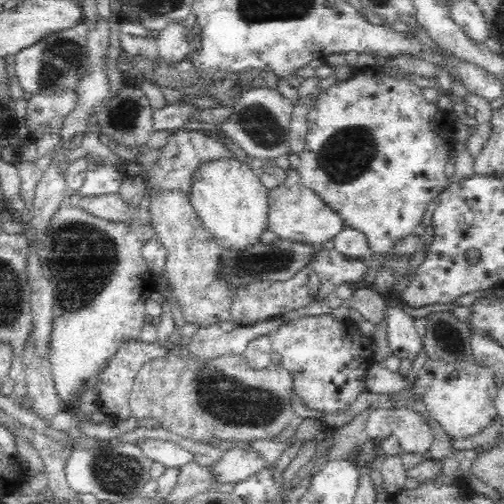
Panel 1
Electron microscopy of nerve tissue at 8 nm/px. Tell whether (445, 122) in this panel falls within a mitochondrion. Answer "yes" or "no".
no

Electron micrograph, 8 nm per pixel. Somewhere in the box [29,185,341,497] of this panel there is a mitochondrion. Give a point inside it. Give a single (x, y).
(86, 259)

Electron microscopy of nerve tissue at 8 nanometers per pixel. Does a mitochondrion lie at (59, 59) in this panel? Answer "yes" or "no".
yes

